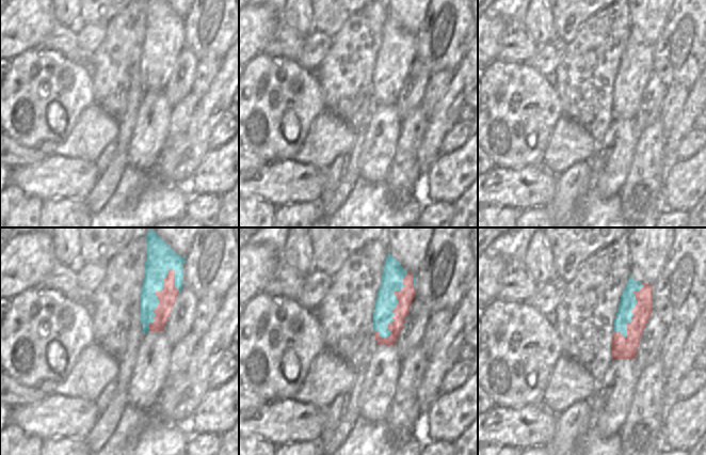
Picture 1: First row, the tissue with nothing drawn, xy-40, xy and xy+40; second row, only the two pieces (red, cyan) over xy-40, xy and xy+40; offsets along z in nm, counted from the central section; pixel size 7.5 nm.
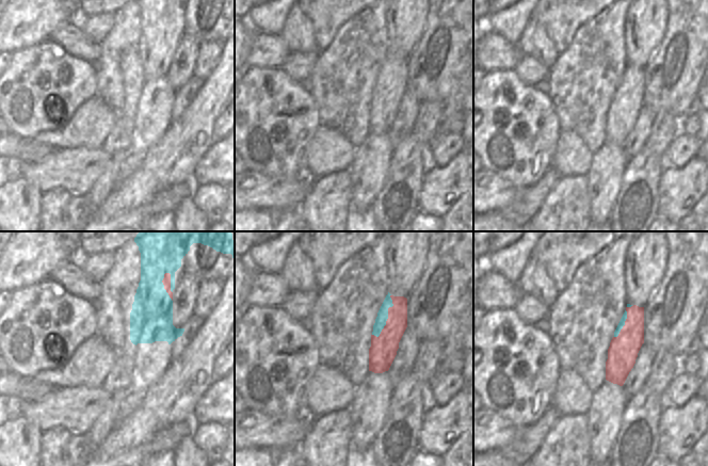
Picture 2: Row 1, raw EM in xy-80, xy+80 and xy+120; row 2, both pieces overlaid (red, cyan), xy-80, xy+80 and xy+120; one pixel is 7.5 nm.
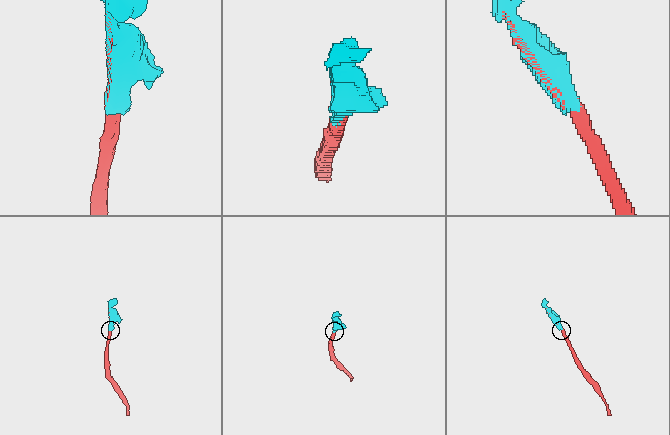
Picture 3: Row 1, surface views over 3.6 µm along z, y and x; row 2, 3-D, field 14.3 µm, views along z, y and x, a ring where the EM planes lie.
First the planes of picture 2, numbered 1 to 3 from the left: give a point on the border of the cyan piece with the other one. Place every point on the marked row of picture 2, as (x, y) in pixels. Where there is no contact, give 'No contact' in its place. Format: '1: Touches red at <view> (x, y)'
1: Touches red at xy-80 (164, 286)
2: Touches red at xy+80 (388, 316)
3: Touches red at xy+120 (625, 324)

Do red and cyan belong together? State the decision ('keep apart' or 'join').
keep apart

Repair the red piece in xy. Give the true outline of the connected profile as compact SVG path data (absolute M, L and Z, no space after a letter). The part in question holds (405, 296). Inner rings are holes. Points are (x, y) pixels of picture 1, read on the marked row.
M407 272L403 279L404 287L400 291L395 292L395 296L398 300L398 304L392 311L395 316L394 321L388 324L388 330L391 332L387 338L381 338L379 331L373 331L375 341L378 344L389 346L397 344L397 339L403 328L405 317L410 313L412 302L416 297L416 288L414 286L414 273Z

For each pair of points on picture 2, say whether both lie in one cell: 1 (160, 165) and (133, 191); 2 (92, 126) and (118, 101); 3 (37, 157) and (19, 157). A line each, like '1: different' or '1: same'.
1: same
2: different
3: same

